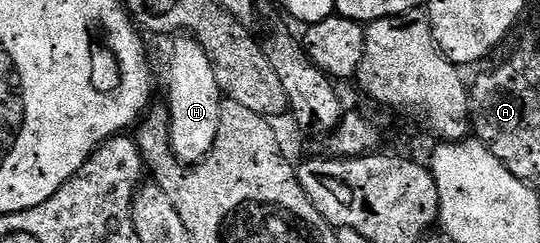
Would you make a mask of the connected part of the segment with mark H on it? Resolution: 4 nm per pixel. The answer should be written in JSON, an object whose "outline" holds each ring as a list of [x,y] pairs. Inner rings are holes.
{"outline":[[[181,35],[173,42],[169,49],[169,142],[178,159],[196,163],[213,152],[213,144],[219,135],[223,94],[215,79],[215,67],[211,67],[211,59],[207,59],[207,52],[196,38]]]}

